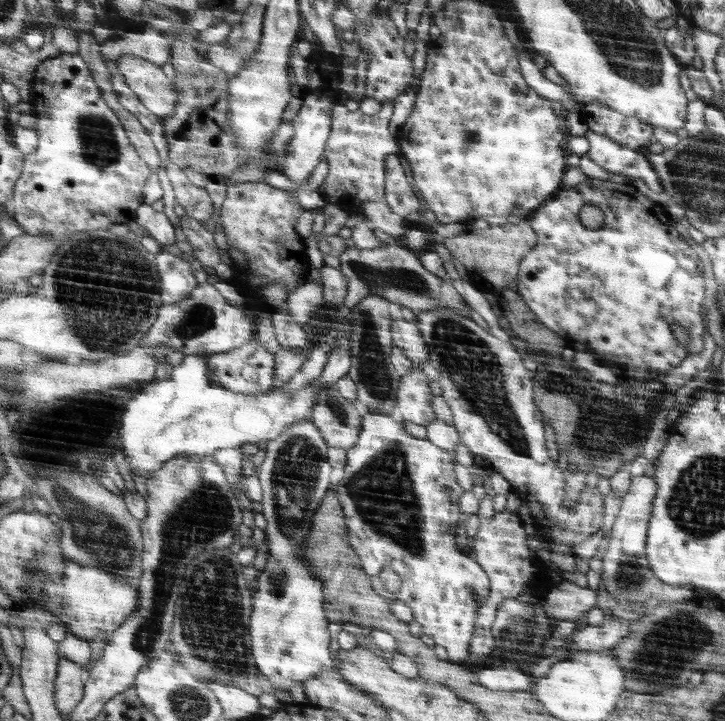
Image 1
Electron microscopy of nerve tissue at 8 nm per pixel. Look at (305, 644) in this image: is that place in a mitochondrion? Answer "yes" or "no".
no

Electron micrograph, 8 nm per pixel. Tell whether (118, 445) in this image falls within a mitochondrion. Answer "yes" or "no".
no

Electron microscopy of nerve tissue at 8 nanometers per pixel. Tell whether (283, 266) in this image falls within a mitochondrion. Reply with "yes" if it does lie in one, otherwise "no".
no

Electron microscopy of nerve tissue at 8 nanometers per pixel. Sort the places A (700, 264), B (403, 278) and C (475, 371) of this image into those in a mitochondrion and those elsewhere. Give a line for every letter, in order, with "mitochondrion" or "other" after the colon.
A: other
B: mitochondrion
C: mitochondrion

